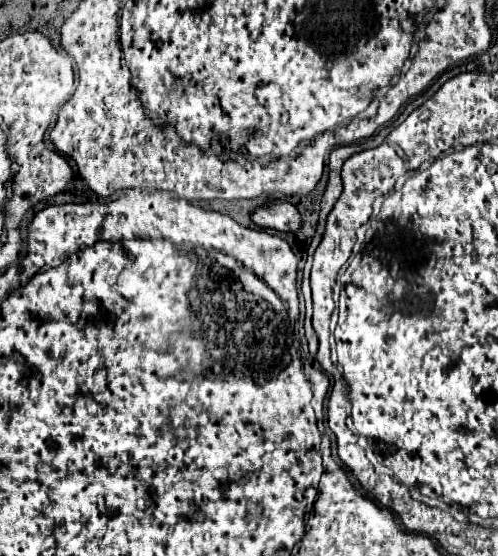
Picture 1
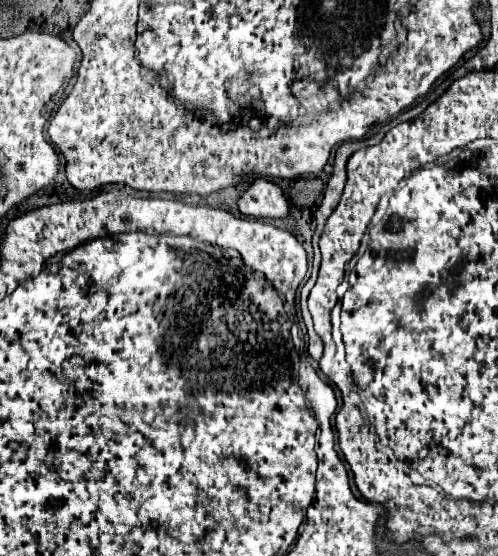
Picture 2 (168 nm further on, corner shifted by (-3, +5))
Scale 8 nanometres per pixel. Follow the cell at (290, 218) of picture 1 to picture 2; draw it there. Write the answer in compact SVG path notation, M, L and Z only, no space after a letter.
M256 178L240 194L238 210L252 218L284 218L288 216L288 200L280 186L270 180Z

